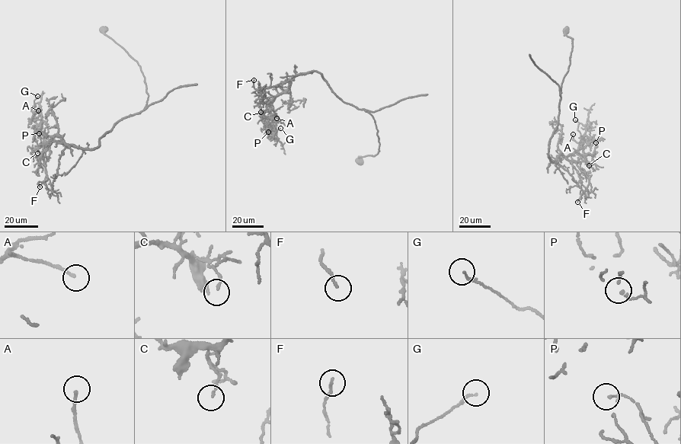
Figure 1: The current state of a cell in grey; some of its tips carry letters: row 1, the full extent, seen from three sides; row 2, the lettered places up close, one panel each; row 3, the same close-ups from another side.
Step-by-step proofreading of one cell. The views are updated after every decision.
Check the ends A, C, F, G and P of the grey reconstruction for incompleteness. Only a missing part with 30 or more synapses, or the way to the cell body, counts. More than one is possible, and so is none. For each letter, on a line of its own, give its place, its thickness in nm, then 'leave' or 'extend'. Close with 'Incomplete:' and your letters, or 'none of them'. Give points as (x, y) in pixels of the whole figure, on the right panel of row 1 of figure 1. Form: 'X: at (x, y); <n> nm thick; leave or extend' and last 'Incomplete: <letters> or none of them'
A: at (573, 134); 150 nm thick; leave
C: at (589, 165); 110 nm thick; leave
F: at (577, 202); 130 nm thick; leave
G: at (575, 119); 130 nm thick; leave
P: at (596, 142); 150 nm thick; leave
Incomplete: none of them

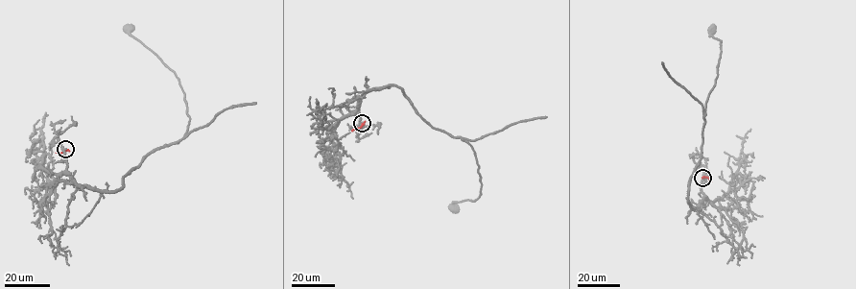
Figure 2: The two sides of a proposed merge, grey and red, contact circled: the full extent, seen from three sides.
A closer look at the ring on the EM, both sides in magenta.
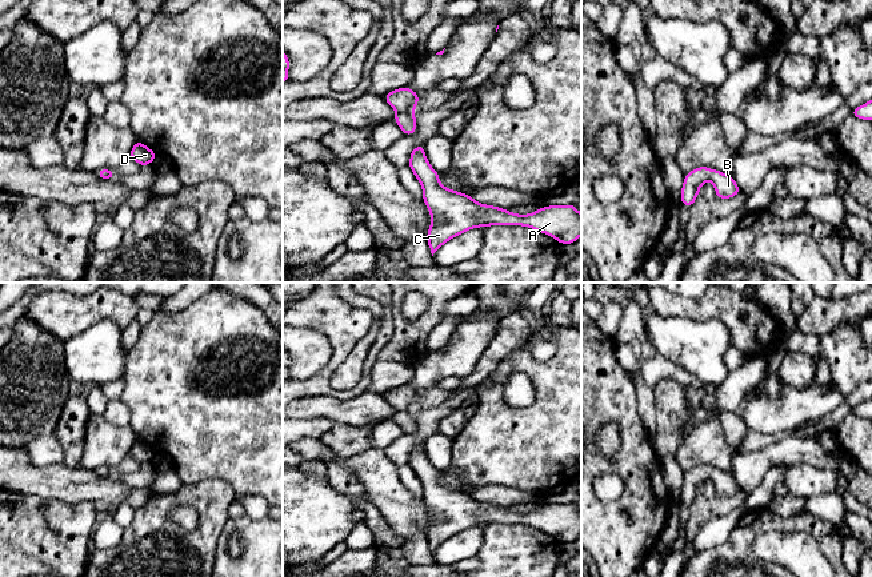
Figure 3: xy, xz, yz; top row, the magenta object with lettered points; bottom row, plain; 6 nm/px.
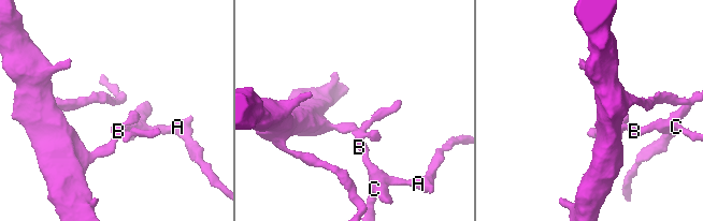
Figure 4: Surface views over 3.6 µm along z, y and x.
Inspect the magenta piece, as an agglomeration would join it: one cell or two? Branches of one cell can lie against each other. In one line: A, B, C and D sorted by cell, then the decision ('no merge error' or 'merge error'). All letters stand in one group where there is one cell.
A B C D | no merge error

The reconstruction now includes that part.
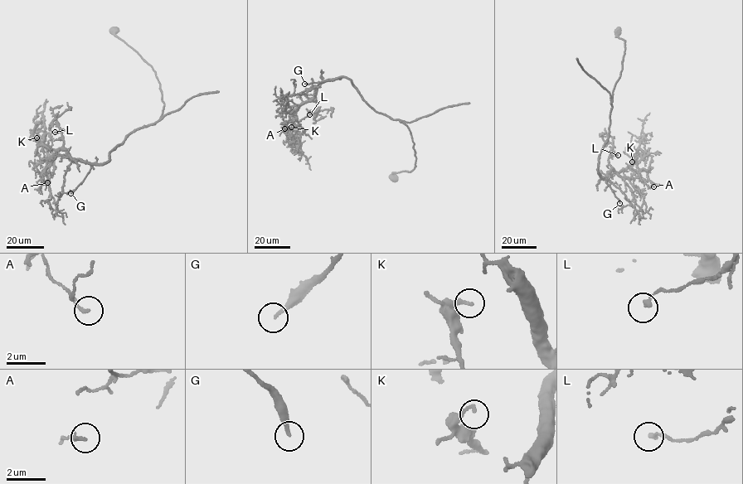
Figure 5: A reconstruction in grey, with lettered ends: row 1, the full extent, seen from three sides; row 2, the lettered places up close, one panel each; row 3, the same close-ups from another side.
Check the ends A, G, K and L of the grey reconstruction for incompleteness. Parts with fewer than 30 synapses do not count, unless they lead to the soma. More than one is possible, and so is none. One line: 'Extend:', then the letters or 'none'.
Extend: none

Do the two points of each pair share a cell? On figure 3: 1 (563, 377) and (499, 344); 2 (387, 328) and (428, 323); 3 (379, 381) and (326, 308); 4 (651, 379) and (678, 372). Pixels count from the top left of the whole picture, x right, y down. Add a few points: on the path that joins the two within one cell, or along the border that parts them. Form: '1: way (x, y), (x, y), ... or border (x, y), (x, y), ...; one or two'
1: border (526, 344), (514, 349), (502, 360); two
2: border (391, 319), (394, 336), (379, 355); two
3: border (379, 359), (371, 371), (368, 389); two
4: way (658, 372), (671, 372); one

